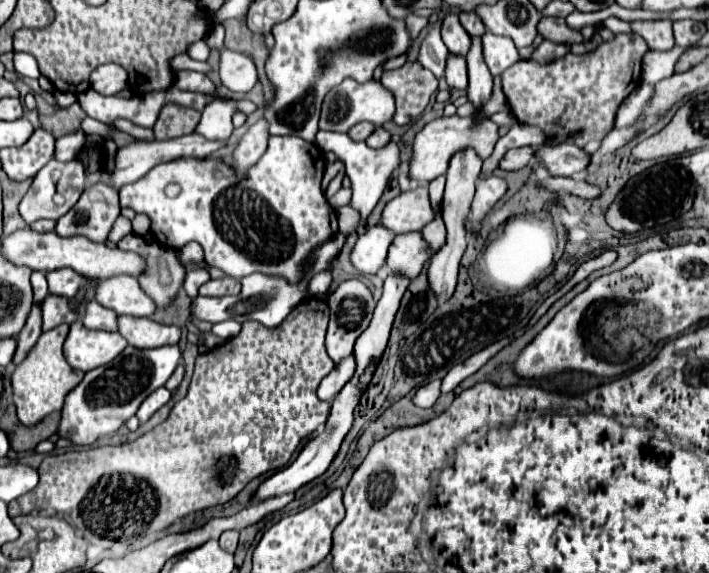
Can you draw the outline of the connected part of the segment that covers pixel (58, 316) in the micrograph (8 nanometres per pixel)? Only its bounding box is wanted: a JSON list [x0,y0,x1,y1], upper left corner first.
[41,294,75,332]

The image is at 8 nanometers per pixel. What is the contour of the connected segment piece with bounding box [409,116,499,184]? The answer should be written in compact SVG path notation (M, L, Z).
M451 116L451 118L437 118L431 120L417 136L413 142L413 156L409 162L409 178L417 180L419 184L429 184L431 180L435 180L437 176L447 172L447 164L451 160L451 154L455 154L461 148L475 148L477 154L485 160L493 154L493 148L499 140L499 132L497 132L497 124L493 124L489 118L485 122L475 122L471 116L467 118L459 118L459 116Z

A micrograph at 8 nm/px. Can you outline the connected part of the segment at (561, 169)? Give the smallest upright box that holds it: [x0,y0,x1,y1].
[539,142,591,176]

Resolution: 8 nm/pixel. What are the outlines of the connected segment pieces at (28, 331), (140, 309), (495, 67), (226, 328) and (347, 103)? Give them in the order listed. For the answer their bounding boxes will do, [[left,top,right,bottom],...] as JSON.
[[11,306,41,366],[95,278,157,318],[483,32,521,76],[211,320,241,340],[319,78,395,132]]

